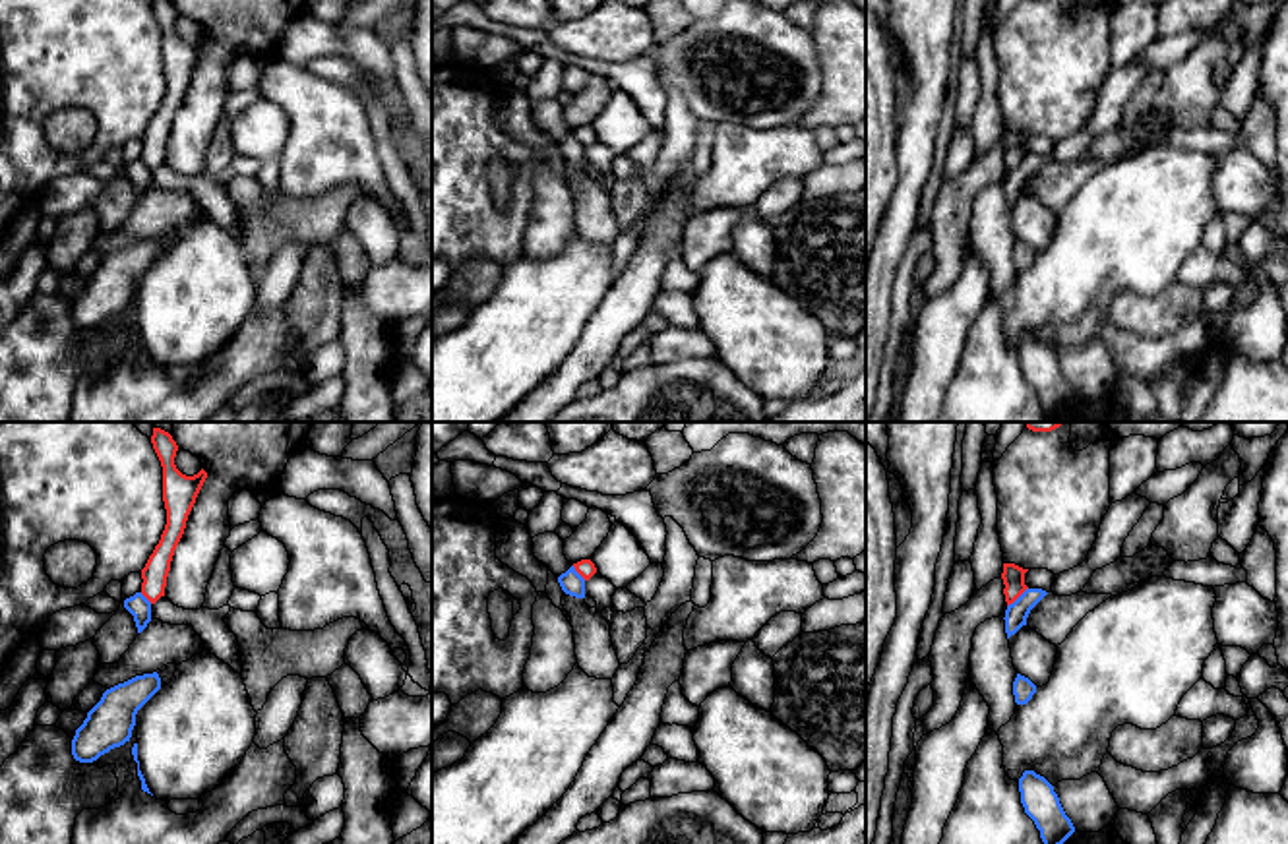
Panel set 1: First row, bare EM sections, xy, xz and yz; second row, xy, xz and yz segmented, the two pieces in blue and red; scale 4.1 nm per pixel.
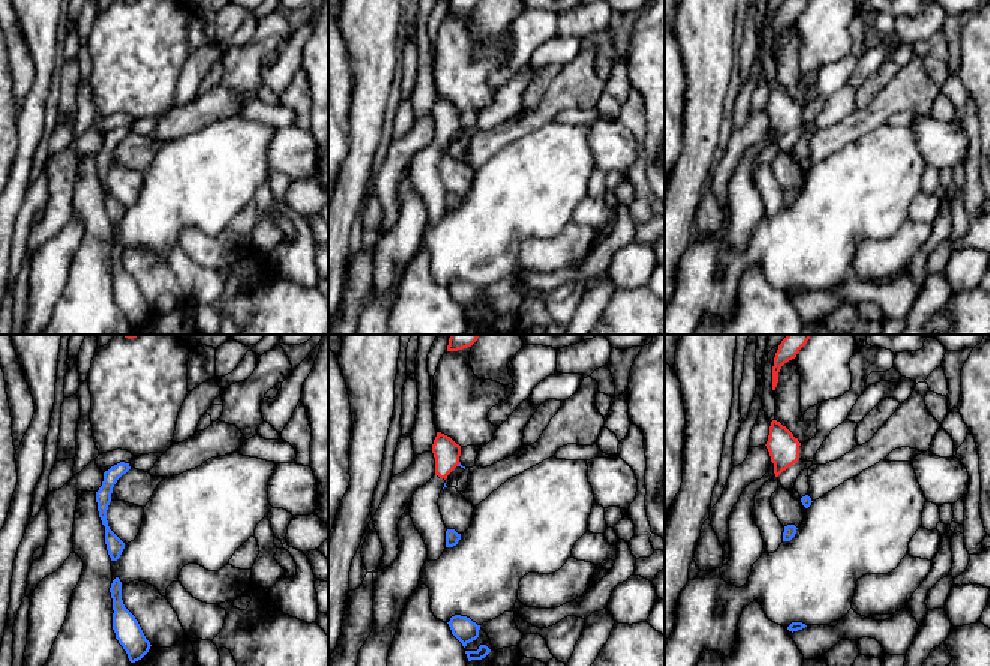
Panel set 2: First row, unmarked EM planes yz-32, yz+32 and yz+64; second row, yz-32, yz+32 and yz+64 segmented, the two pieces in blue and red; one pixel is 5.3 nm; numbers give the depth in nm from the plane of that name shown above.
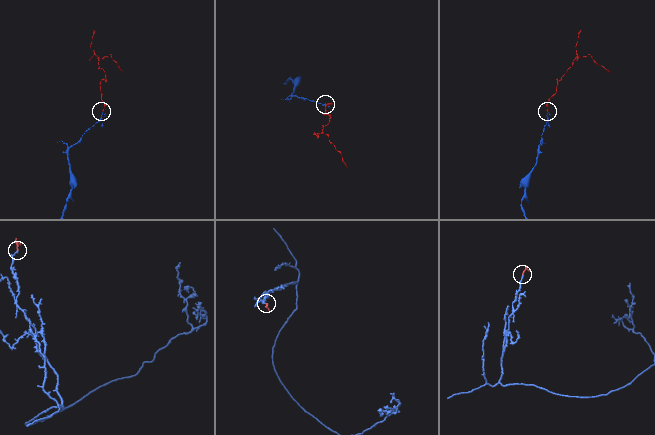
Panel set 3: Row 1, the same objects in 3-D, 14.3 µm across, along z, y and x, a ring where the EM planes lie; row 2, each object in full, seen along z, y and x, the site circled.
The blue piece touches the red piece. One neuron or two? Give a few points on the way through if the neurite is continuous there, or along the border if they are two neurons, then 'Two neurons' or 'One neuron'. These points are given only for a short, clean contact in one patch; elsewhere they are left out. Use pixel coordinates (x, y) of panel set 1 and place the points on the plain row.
Boundary: yz (1027, 153), (1008, 173). Two neurons

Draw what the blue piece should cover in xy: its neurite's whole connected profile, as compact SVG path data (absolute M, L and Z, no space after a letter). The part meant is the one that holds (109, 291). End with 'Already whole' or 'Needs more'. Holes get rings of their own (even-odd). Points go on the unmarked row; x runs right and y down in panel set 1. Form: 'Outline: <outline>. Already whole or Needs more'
Outline: M157 238L136 242L107 256L87 279L72 306L72 321L79 329L93 329L132 304L138 277L161 256Z. Already whole

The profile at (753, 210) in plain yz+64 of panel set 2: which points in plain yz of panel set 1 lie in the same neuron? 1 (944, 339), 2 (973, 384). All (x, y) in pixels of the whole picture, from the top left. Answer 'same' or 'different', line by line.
1: same
2: different

